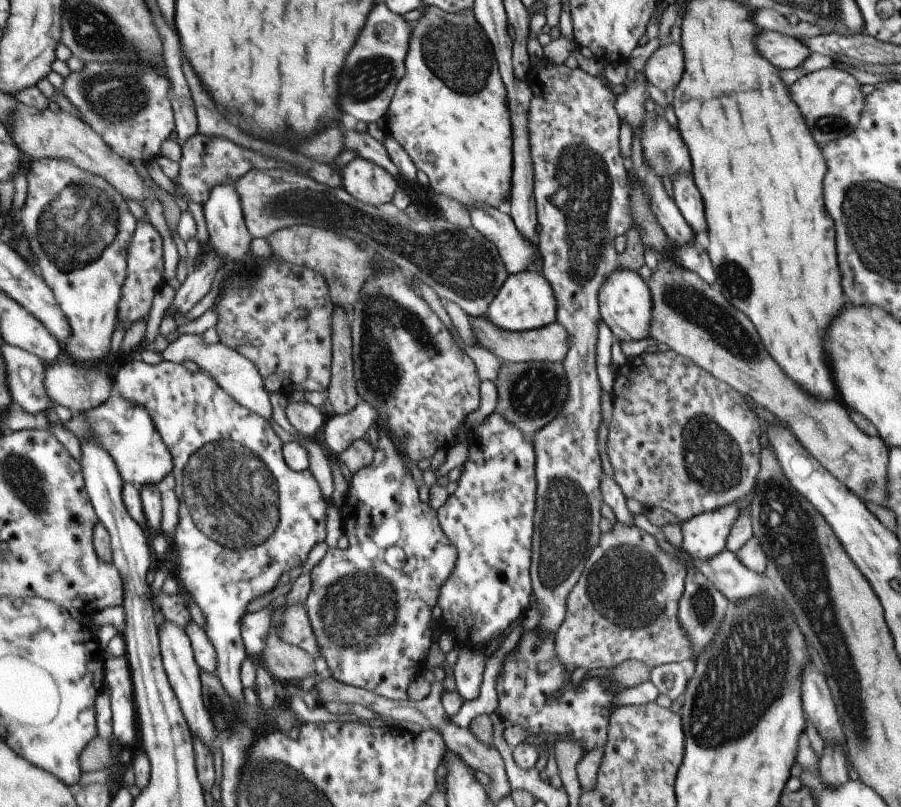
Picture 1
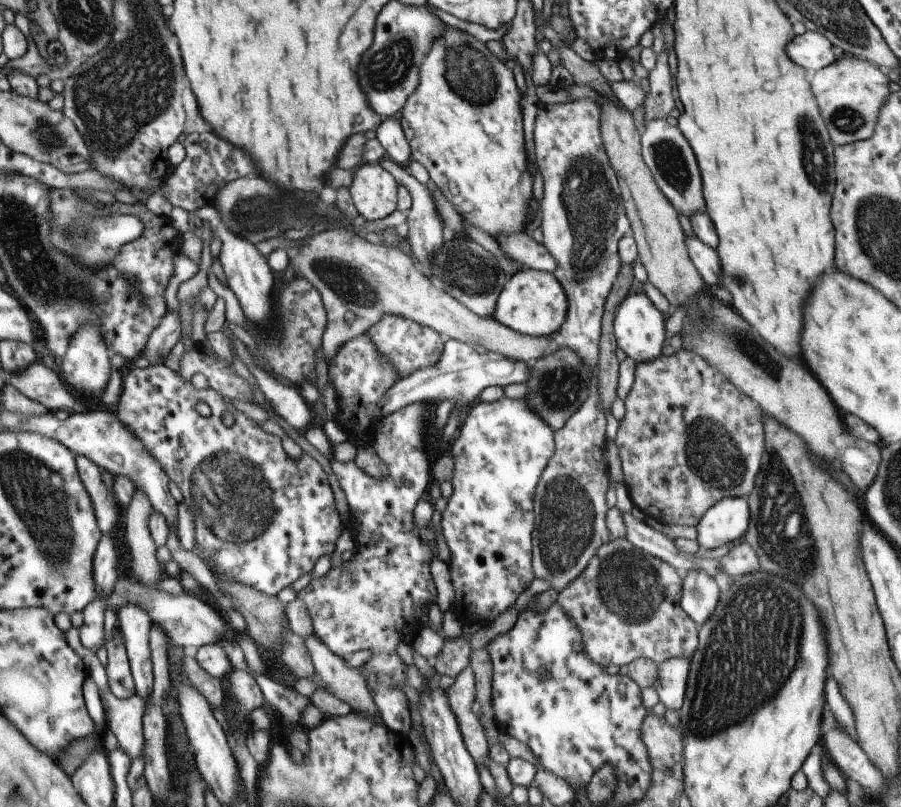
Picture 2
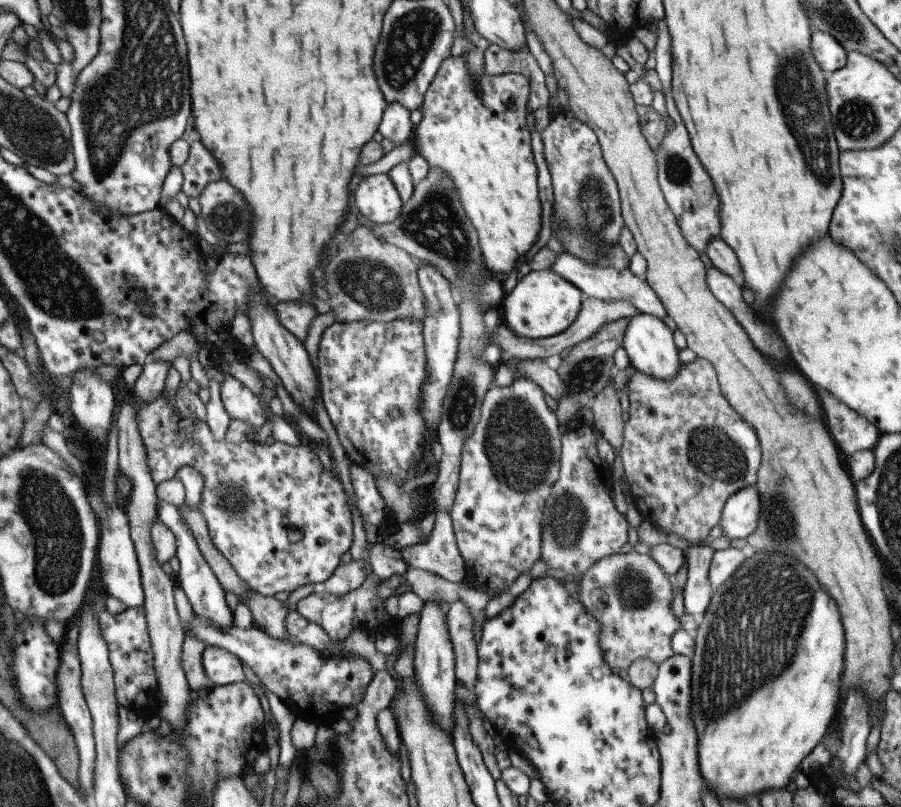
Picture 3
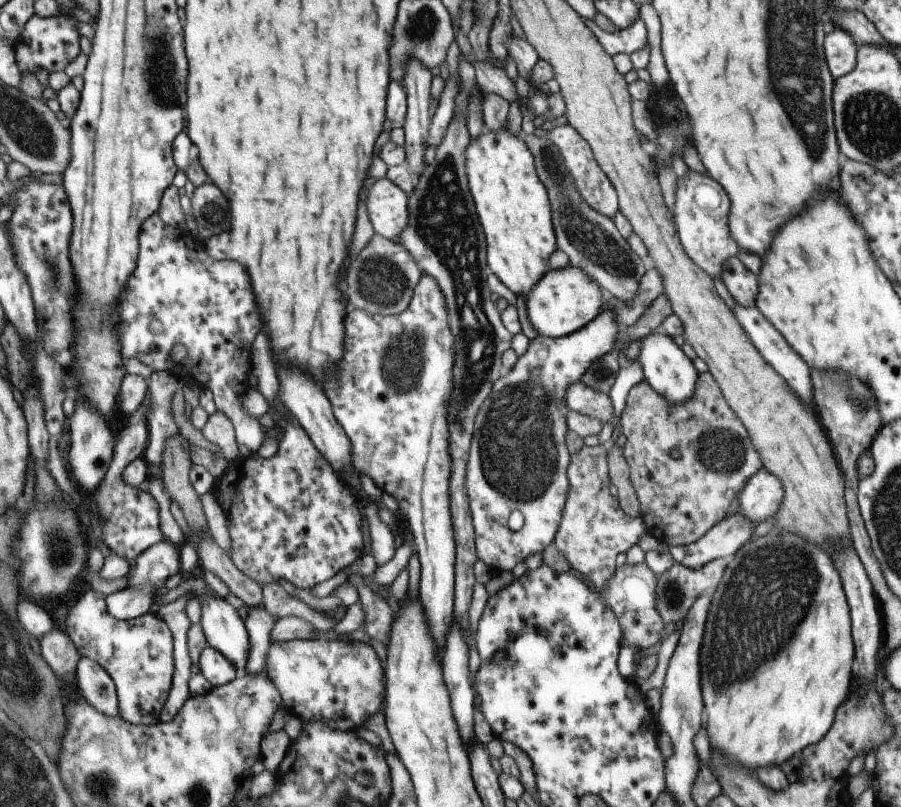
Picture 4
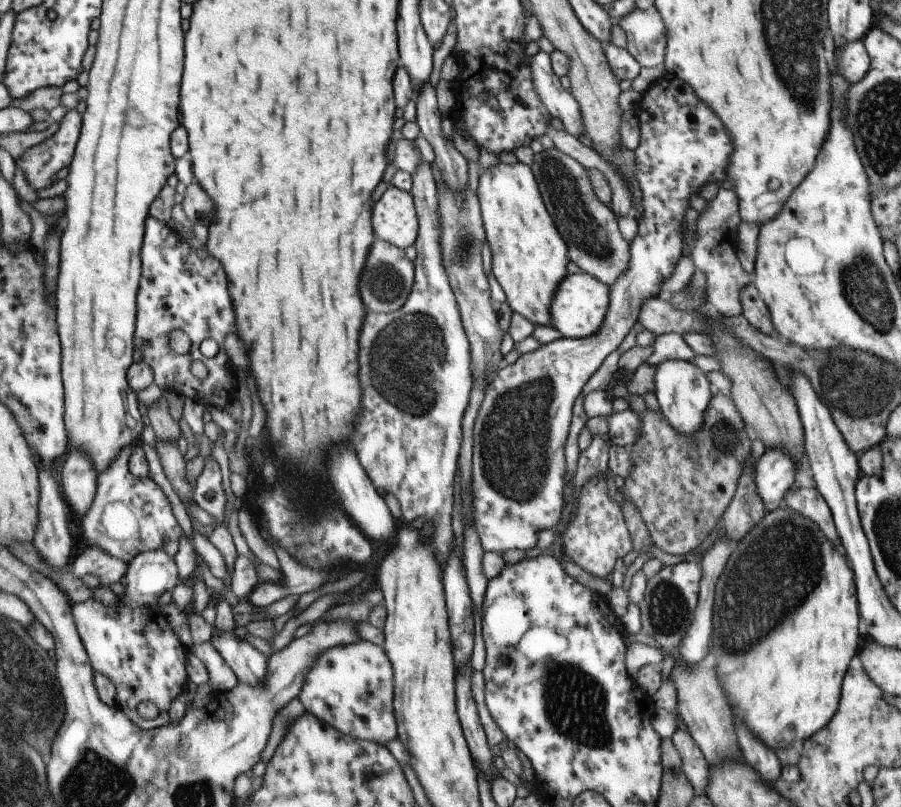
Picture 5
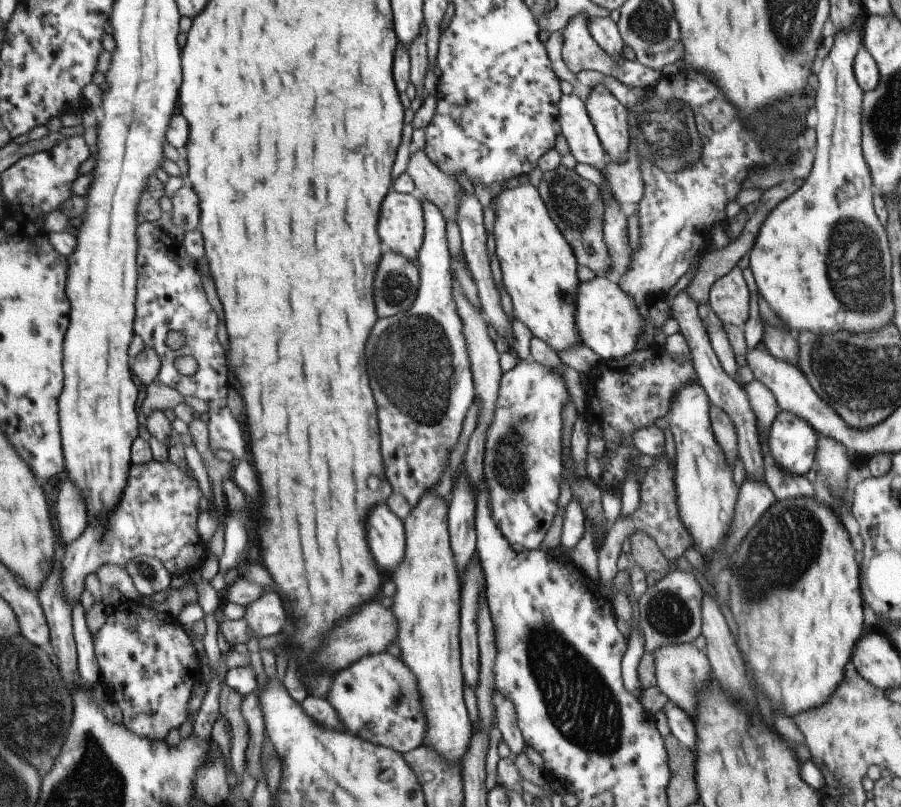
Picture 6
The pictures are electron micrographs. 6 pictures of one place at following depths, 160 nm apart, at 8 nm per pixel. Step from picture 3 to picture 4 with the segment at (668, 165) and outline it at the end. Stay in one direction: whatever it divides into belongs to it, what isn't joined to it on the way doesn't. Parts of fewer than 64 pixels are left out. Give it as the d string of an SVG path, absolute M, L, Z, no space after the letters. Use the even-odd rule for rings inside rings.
M687 168L682 177L675 178L675 204L673 204L673 221L678 240L685 255L697 264L711 279L719 278L721 264L738 254L735 240L727 230L727 212L729 200L721 186L709 176Z

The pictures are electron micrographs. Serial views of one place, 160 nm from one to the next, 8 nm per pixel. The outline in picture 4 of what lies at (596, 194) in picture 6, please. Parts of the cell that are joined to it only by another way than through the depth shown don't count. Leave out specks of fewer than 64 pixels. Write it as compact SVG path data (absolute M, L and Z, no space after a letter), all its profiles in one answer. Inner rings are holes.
M533 134L524 135L523 142L533 156L535 173L546 191L555 248L565 253L569 265L587 274L605 295L629 302L637 292L639 278L645 272L642 262L628 246L626 240L621 238L612 220L591 210L583 202L583 198L579 196L571 180L569 170L563 164L563 158L559 156L557 146L542 136L537 138Z

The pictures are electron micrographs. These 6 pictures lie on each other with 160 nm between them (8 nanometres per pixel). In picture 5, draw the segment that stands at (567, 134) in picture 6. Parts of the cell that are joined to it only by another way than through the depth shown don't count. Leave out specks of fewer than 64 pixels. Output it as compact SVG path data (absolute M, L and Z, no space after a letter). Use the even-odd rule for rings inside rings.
M538 51L530 58L530 73L535 92L550 116L555 116L564 131L577 138L582 131L582 116L573 95L559 83L546 52Z

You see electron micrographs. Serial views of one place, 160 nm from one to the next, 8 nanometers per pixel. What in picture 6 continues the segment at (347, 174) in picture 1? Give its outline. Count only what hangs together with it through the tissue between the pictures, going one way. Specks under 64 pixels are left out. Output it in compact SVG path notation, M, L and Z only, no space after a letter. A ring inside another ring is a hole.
M389 192L381 202L377 234L381 248L415 260L423 242L424 218L416 194Z

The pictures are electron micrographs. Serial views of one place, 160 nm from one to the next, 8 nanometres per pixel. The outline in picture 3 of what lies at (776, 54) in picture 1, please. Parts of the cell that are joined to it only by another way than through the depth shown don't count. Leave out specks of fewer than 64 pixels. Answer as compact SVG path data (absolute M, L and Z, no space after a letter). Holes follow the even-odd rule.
M815 32L810 36L810 49L824 74L840 69L846 63L846 50L826 32Z

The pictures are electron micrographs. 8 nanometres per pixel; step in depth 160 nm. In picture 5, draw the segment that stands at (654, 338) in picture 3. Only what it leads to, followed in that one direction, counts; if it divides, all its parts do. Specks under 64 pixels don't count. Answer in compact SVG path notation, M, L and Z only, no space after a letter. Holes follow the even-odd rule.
M665 361L654 366L654 395L663 419L676 433L693 436L702 425L707 403L712 397L707 377L694 363Z

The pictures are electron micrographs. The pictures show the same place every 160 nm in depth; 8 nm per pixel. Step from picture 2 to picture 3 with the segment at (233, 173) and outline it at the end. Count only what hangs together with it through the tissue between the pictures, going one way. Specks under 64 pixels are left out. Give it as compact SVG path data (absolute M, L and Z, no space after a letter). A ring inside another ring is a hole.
M199 140L189 143L188 152L189 156L180 168L183 176L180 191L187 197L197 197L206 184L219 181L222 176L217 162Z

